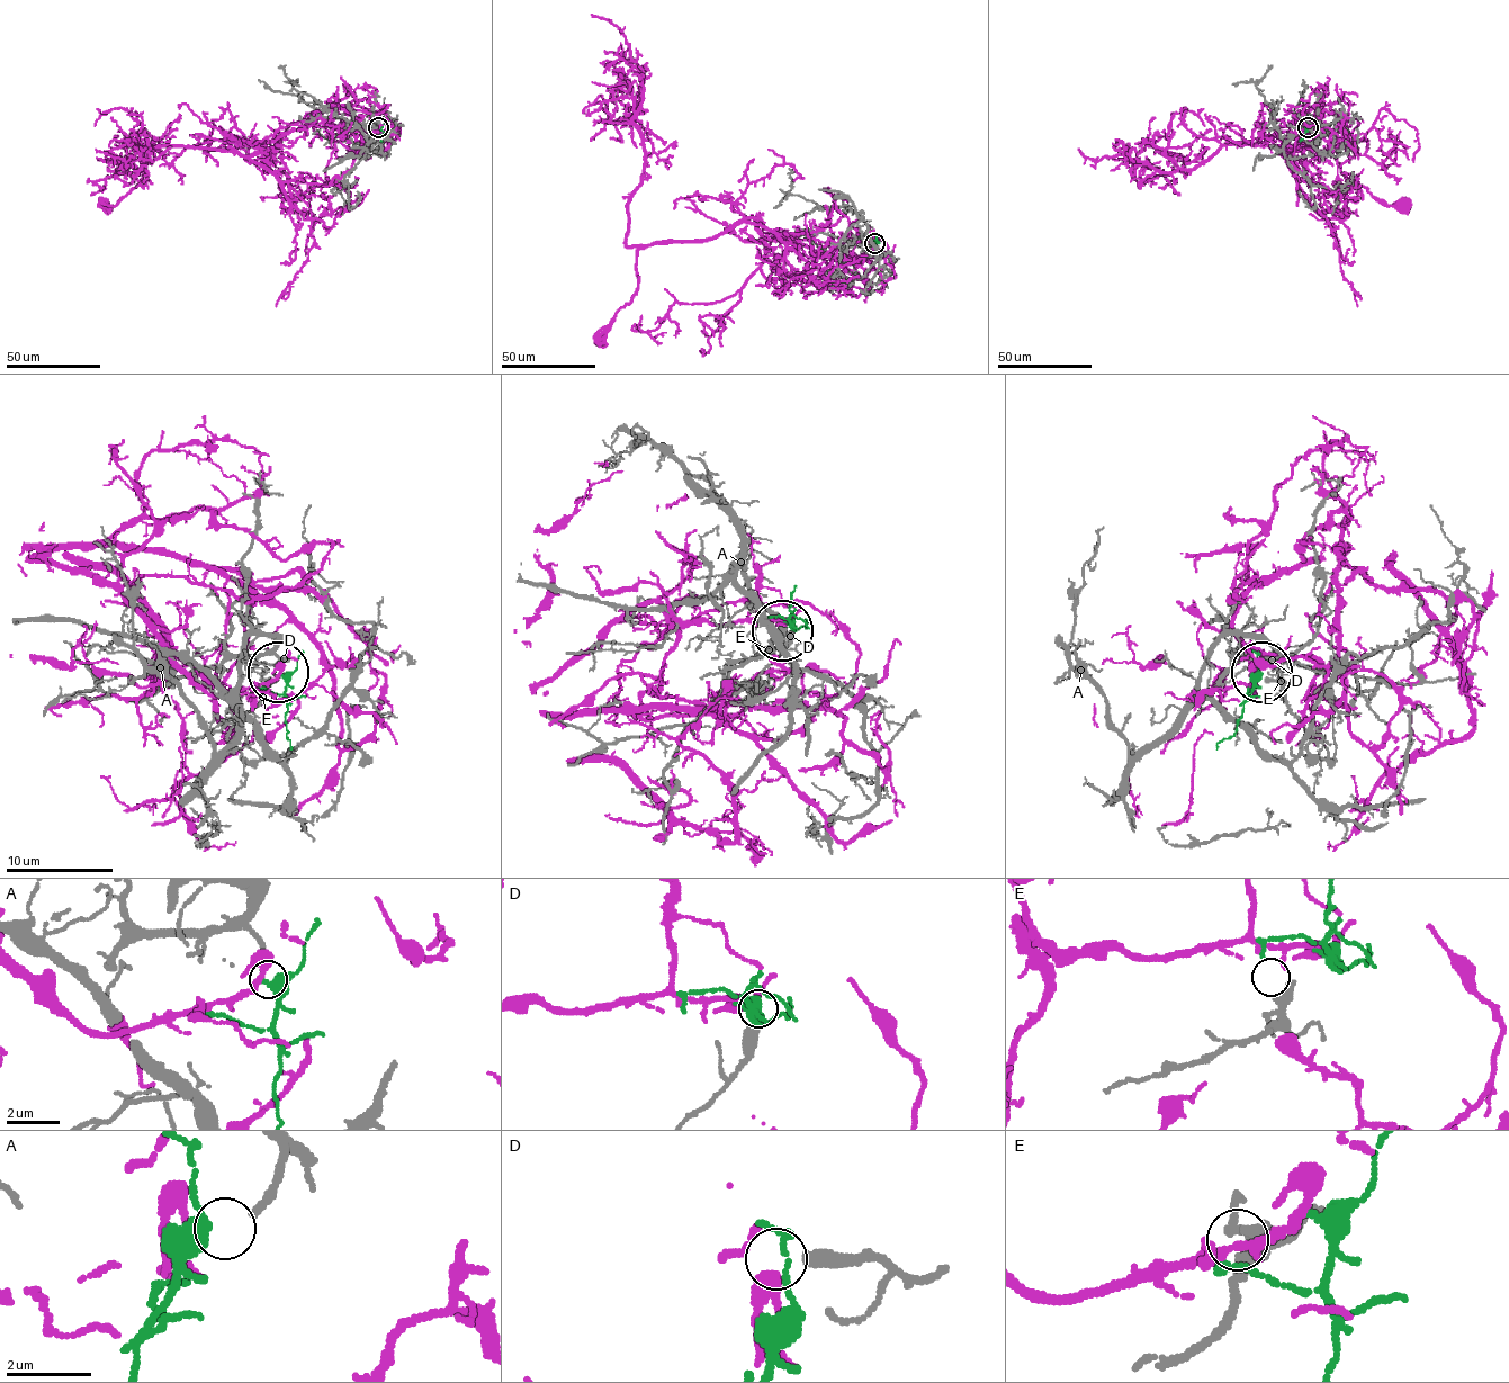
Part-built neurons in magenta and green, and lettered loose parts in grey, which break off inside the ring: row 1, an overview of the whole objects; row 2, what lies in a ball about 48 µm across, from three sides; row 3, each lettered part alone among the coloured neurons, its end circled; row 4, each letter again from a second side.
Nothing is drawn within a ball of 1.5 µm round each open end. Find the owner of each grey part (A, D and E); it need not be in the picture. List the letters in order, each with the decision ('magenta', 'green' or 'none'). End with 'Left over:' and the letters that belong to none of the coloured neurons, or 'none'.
A: green
D: magenta
E: none
Left over: E

